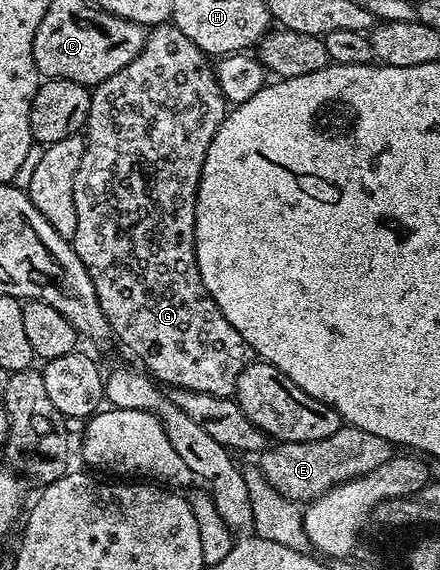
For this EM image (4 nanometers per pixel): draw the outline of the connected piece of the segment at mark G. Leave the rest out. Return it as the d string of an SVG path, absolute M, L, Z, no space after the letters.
M172 24L155 26L147 33L144 48L138 53L136 60L132 60L132 64L120 68L116 76L108 76L108 80L91 89L80 168L76 168L76 180L72 188L76 204L76 236L72 239L72 245L96 288L96 300L108 320L111 335L115 339L118 337L143 362L141 365L148 371L150 378L157 380L163 387L179 386L185 390L208 392L221 398L233 395L240 372L244 372L244 368L252 361L252 351L244 336L240 336L240 332L236 332L236 328L232 328L232 324L224 320L216 300L212 300L212 296L204 288L204 280L200 280L194 247L194 217L204 156L208 152L208 144L212 144L212 136L216 136L227 113L227 100L222 94L215 67L207 54L196 48L196 44L188 40L188 36L180 32L180 28Z

